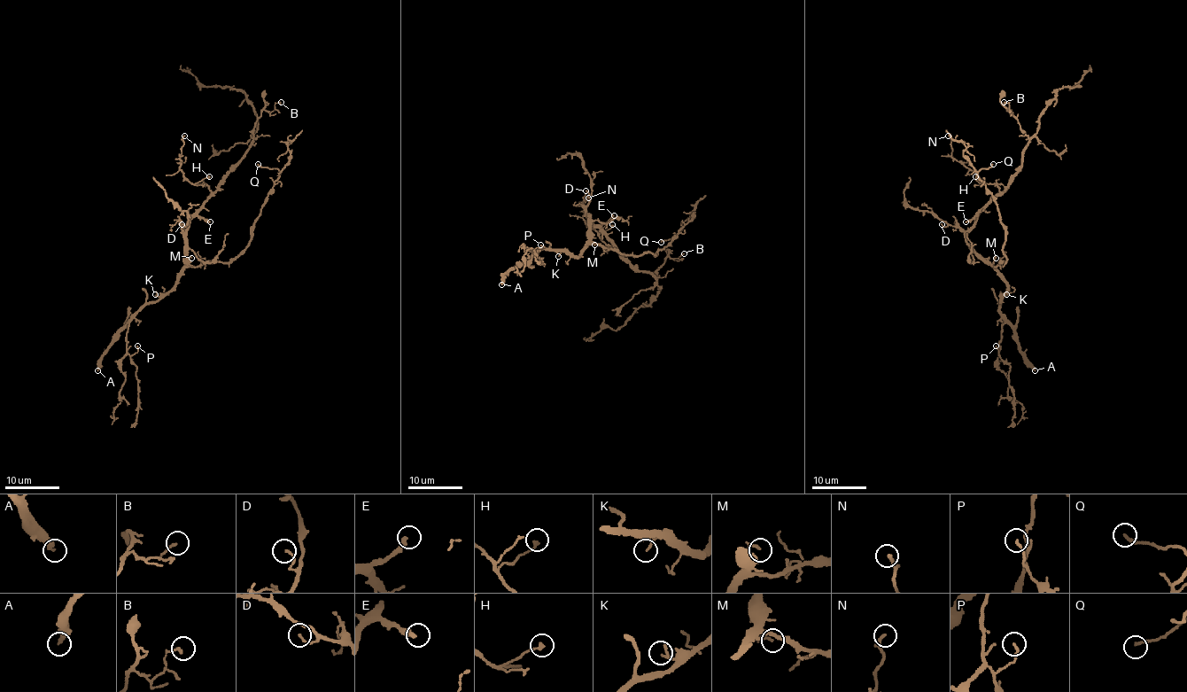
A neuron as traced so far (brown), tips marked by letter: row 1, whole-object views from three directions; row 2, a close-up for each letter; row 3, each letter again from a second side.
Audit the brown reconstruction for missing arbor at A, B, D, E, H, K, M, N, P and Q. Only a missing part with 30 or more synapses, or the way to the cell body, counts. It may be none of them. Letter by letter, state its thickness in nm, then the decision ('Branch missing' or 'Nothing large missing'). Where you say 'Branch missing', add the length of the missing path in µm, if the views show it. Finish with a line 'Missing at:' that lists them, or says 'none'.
A: Thickness 340 nm. Branch missing. Missing length about 100 µm
B: Thickness 160 nm. Nothing large missing
D: Thickness 120 nm. Nothing large missing
E: Thickness 280 nm. Branch missing. Missing length about 25 µm
H: Thickness 200 nm. Nothing large missing
K: Thickness 100 nm. Nothing large missing
M: Thickness 180 nm. Nothing large missing
N: Thickness 200 nm. Nothing large missing
P: Thickness 140 nm. Nothing large missing
Q: Thickness 170 nm. Nothing large missing
Missing at: A, E

